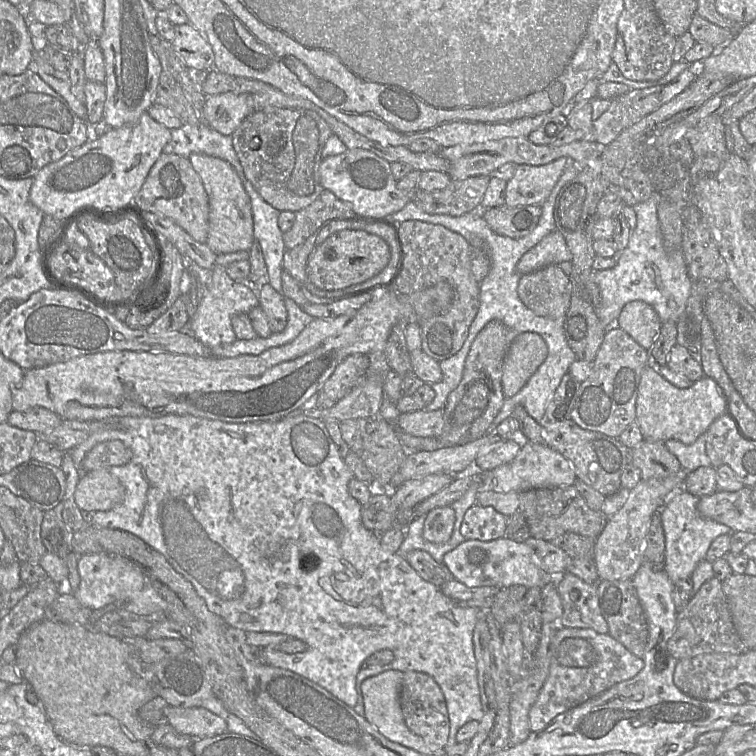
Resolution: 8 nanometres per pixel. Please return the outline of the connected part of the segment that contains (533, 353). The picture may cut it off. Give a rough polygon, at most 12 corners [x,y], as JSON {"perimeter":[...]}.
{"perimeter":[[536,332],[513,339],[502,365],[513,397],[548,355]]}

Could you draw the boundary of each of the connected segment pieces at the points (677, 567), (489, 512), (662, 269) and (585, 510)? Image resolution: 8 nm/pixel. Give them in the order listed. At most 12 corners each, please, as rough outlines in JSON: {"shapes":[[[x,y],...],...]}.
{"shapes":[[[674,494],[660,510],[663,569],[691,578],[711,543],[733,533],[703,517],[700,497]],[[477,503],[465,513],[466,540],[506,536],[507,517]],[[660,195],[633,205],[636,227],[613,268],[595,272],[606,329],[630,301],[677,323],[693,280],[667,251]],[[574,485],[521,491],[531,537],[597,539],[609,518]]]}

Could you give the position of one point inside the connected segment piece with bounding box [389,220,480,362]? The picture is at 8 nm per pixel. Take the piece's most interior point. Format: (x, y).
(432, 253)

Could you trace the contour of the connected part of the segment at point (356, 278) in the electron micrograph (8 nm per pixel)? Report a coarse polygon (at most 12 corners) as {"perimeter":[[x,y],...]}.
{"perimeter":[[341,230],[315,247],[309,280],[342,290],[379,274],[381,237]]}

